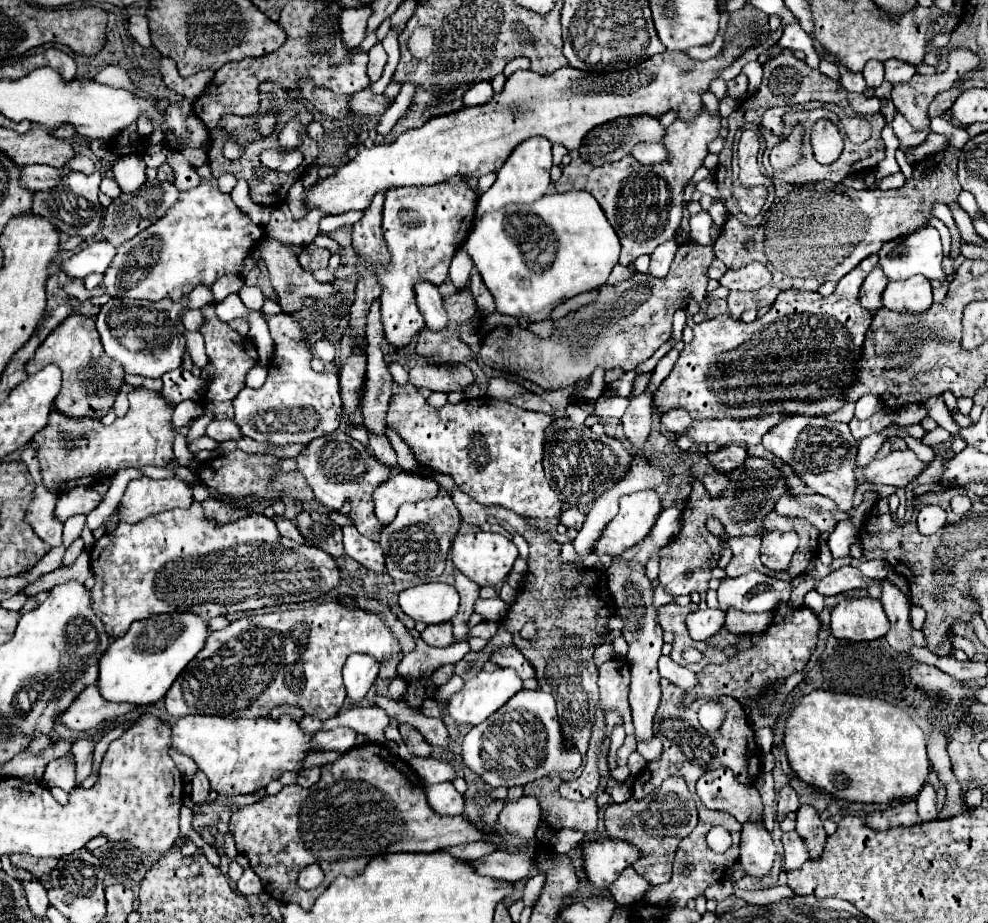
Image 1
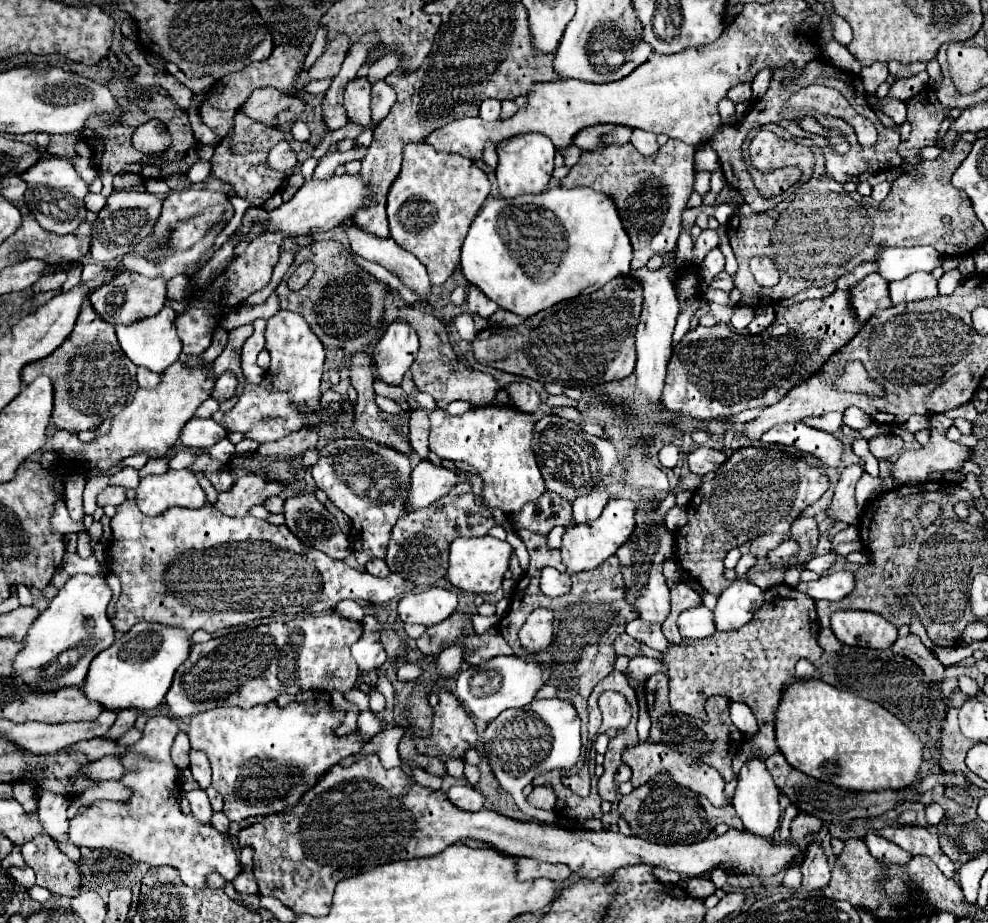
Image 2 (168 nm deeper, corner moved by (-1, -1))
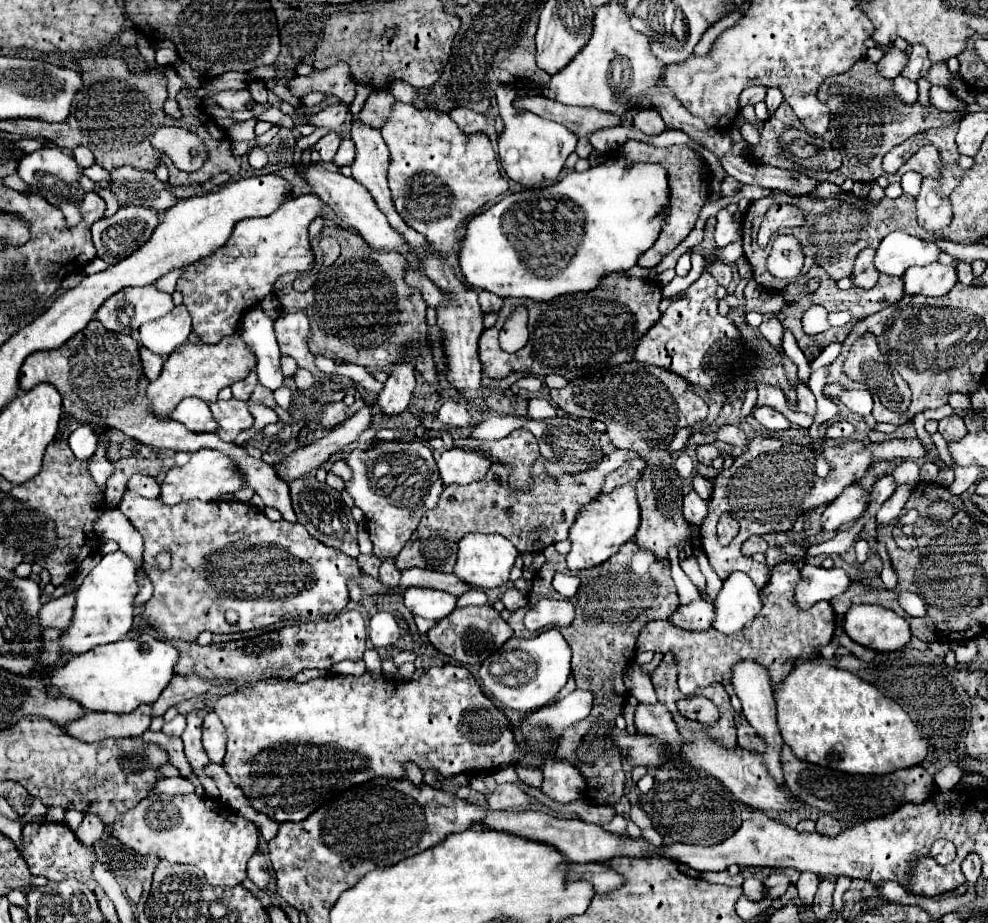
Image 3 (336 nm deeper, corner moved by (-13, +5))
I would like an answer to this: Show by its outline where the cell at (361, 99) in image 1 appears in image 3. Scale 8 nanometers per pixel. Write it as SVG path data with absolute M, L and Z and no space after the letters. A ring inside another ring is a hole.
M335 102L335 104L323 108L321 112L313 114L311 124L319 126L319 128L327 128L327 130L337 130L347 120L347 114L349 114L349 104Z

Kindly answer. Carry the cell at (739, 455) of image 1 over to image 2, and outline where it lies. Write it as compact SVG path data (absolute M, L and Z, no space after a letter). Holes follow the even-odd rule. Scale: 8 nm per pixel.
M699 446L693 452L689 452L689 456L687 456L691 472L701 474L701 476L717 470L725 460L727 460L727 456L723 452L707 448L707 446Z

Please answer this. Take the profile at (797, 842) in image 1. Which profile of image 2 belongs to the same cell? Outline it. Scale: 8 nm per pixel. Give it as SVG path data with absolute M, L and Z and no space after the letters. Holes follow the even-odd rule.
M801 866L787 868L785 878L783 878L783 886L787 886L787 888L799 888L801 886Z

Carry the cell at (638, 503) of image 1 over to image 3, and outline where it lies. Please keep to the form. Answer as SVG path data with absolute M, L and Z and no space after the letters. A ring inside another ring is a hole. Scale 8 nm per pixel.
M631 484L615 488L611 494L603 494L595 500L591 500L583 510L579 512L575 524L569 530L571 540L571 552L567 554L567 568L577 572L585 568L593 568L609 560L625 542L633 540L637 528L639 528L639 500L635 494L635 488Z

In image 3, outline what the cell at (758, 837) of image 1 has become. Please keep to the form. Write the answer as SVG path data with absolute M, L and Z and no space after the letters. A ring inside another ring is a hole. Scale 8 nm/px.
M743 660L739 662L735 668L733 668L733 686L735 686L735 692L737 696L741 698L743 702L743 714L747 718L747 722L755 728L757 736L765 742L765 752L761 752L761 758L765 762L765 768L767 772L773 776L773 780L777 782L779 788L785 788L785 782L783 782L783 768L781 768L781 748L783 748L783 738L779 734L779 728L777 728L777 716L775 716L775 698L773 698L773 686L769 682L769 674L767 670L753 662L753 660Z

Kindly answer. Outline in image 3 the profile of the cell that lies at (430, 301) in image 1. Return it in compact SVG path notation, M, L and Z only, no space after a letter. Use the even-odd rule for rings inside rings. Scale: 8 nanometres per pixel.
M309 166L301 176L313 186L313 192L319 194L323 202L327 202L347 226L355 228L363 236L363 240L367 240L367 244L373 250L387 250L387 252L411 250L411 246L403 242L401 234L391 228L385 214L375 206L375 200L371 198L371 194L359 182L355 182L353 176L343 176L341 172L329 172L329 170L323 170L321 166Z

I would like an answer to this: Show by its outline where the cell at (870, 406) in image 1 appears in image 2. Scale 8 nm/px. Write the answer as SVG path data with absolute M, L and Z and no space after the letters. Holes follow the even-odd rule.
M851 406L851 408L847 408L847 410L843 412L843 424L849 426L849 428L853 428L853 430L861 430L861 428L869 426L871 422L873 422L873 420L871 420L863 410L859 410L859 408L855 408L855 406Z

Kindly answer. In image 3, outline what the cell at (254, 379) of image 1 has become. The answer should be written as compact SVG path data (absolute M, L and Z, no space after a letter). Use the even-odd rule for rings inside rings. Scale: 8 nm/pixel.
M255 306L245 312L239 334L257 358L255 370L259 382L269 390L277 390L283 384L283 374L279 368L281 354L273 334L273 320L267 318L259 306Z

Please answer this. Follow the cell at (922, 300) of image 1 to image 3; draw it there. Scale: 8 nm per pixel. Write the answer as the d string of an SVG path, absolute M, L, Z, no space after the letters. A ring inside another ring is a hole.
M933 262L923 268L907 270L903 282L905 282L905 294L943 296L957 284L957 274L953 266Z

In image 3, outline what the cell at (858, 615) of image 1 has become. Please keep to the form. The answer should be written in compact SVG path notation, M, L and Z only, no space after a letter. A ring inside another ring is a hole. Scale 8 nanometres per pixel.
M851 606L845 614L843 630L857 644L877 652L899 650L911 640L909 622L883 606Z

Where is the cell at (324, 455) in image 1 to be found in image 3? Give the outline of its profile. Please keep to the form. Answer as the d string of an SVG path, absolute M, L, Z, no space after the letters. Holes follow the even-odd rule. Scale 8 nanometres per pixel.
M375 442L373 448L347 454L345 462L353 472L353 478L345 482L345 490L365 514L373 554L381 560L395 558L411 538L423 512L435 508L443 492L431 450L421 442Z

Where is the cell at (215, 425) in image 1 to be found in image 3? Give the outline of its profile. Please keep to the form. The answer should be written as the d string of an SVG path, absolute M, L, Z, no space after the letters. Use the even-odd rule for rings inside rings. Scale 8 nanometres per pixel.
M185 398L183 402L179 402L171 418L179 420L187 430L193 430L193 432L215 432L217 430L217 422L211 416L207 402L199 398Z

